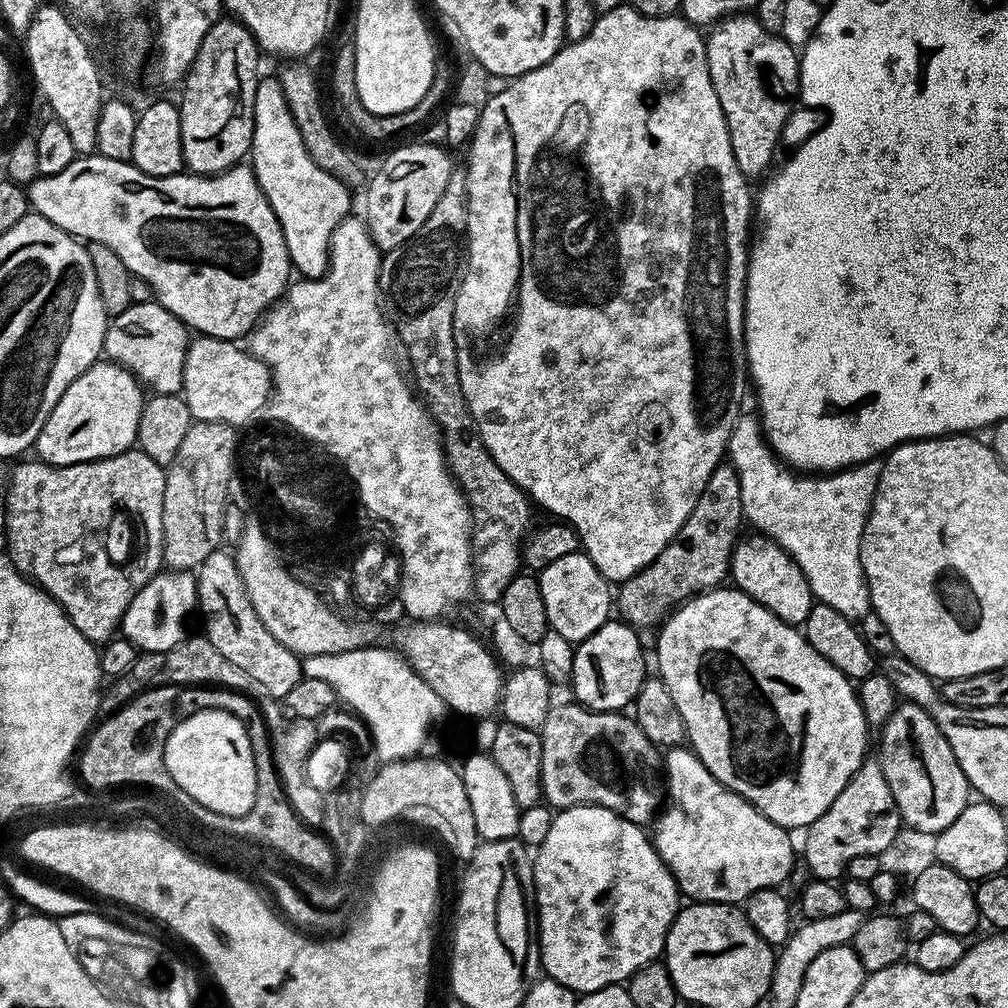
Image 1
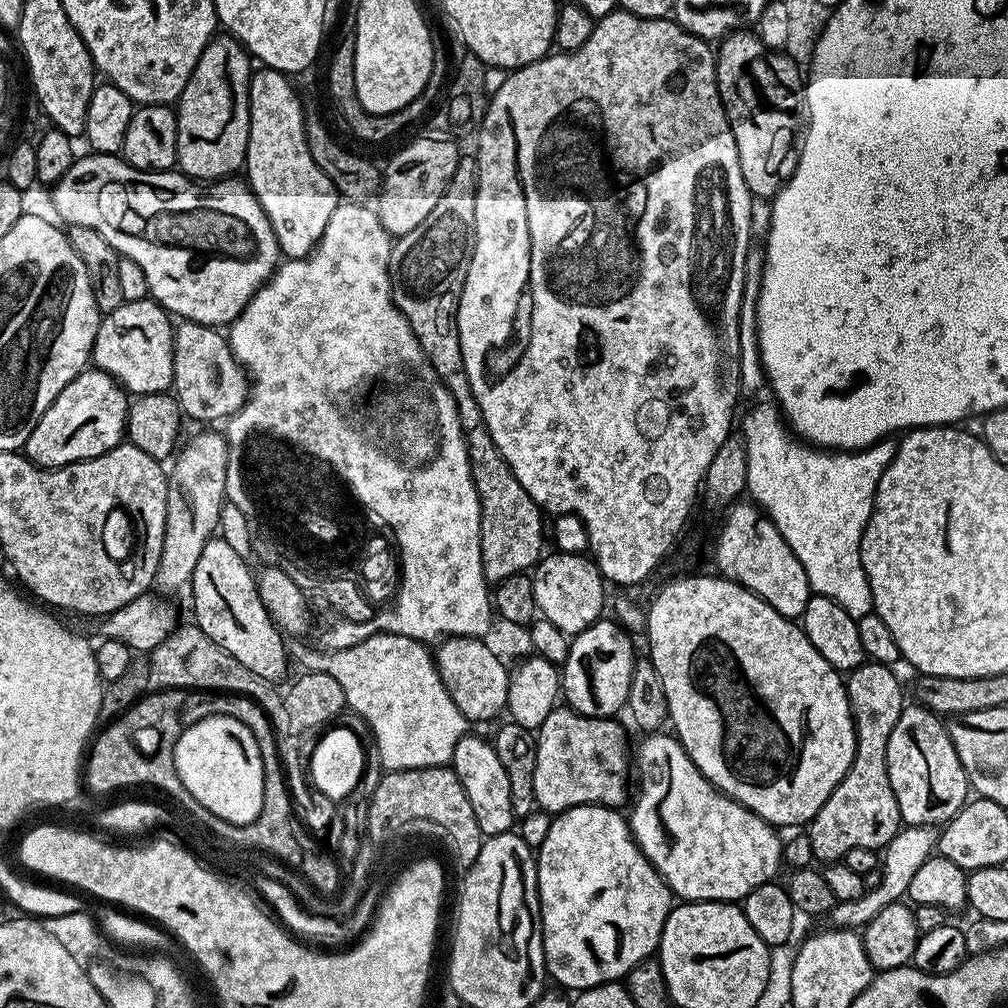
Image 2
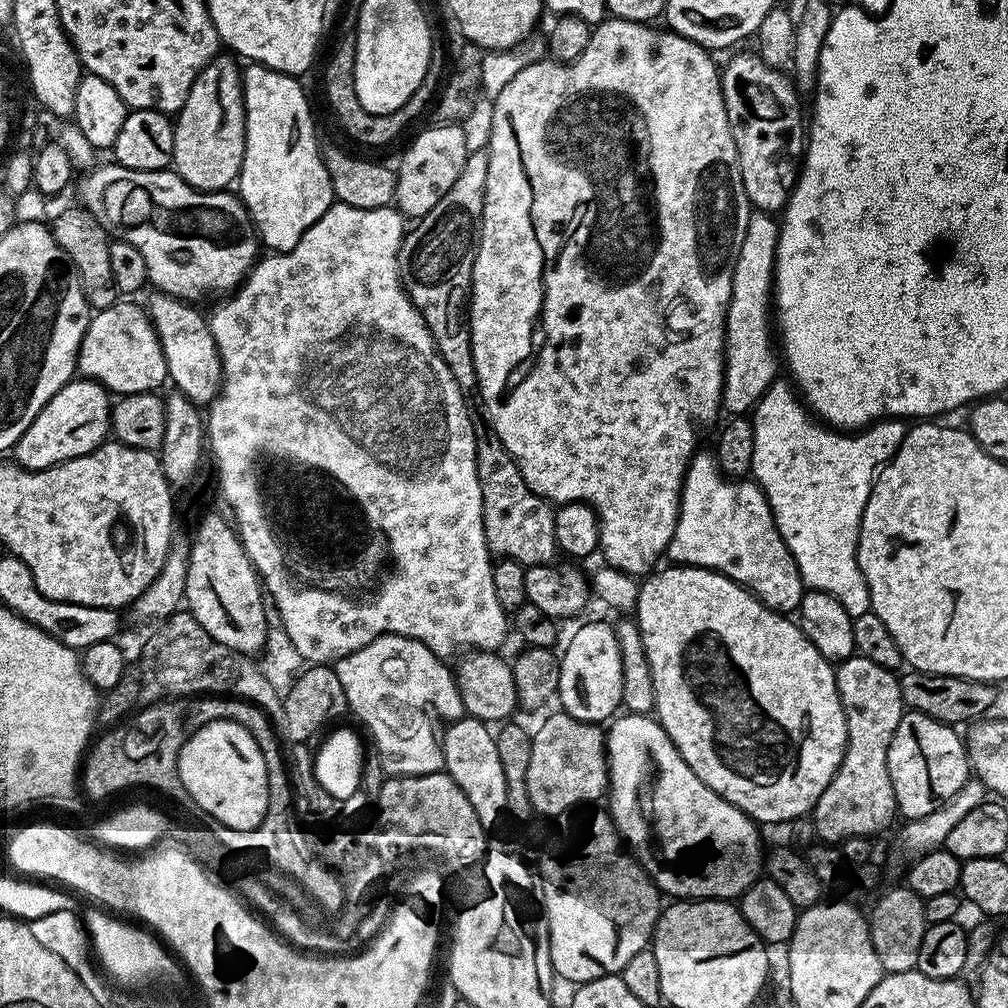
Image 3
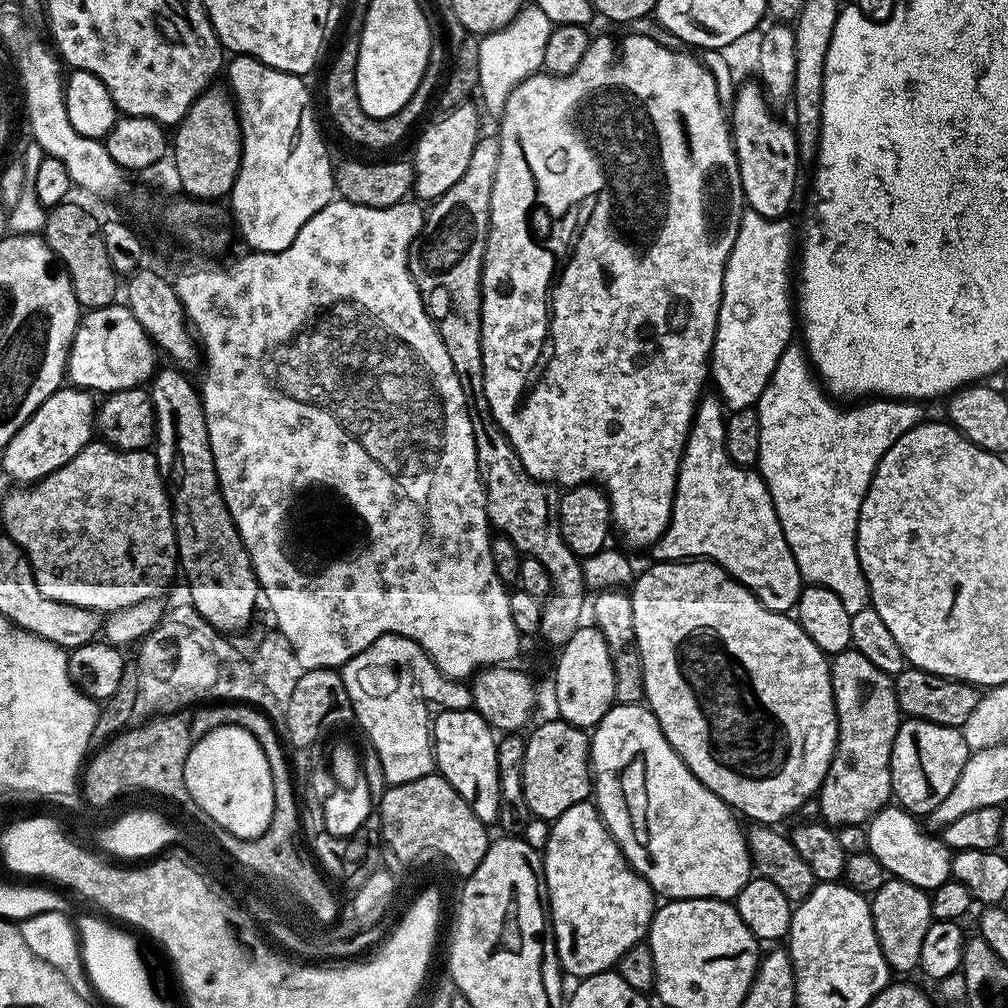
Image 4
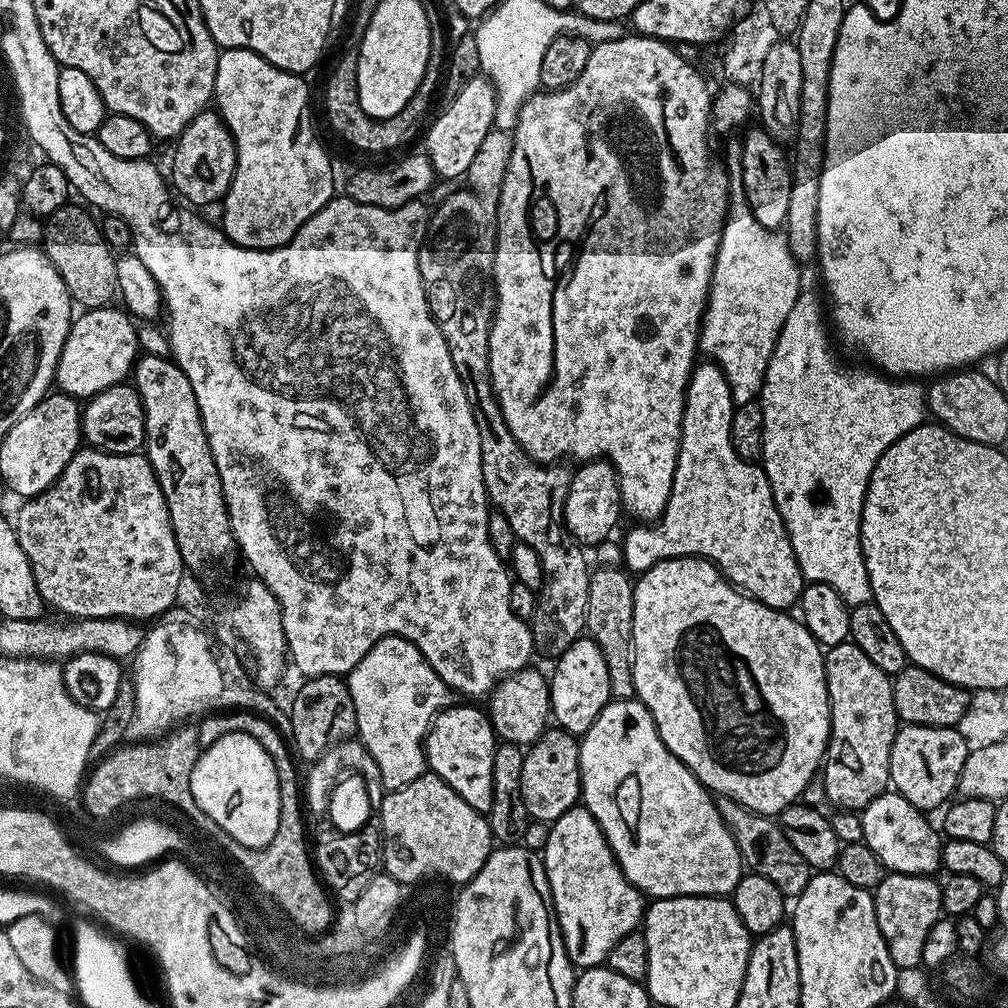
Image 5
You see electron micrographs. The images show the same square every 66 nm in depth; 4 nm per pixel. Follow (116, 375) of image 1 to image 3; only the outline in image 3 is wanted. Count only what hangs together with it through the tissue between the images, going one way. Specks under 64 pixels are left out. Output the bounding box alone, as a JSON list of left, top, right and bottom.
[14,378,112,472]

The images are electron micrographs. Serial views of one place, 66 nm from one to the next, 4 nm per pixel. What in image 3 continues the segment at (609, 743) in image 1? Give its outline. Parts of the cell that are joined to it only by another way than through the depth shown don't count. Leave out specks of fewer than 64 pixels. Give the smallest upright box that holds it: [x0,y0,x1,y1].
[526,710,607,818]

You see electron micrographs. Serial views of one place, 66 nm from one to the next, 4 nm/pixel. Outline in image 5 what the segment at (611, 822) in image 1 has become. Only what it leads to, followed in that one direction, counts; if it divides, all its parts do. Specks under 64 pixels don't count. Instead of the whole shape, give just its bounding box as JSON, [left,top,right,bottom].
[542,806,646,970]

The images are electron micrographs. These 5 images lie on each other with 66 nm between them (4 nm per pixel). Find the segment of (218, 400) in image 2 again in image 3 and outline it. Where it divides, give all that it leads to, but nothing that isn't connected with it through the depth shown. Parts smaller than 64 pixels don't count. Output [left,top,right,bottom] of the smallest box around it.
[146,290,224,408]

